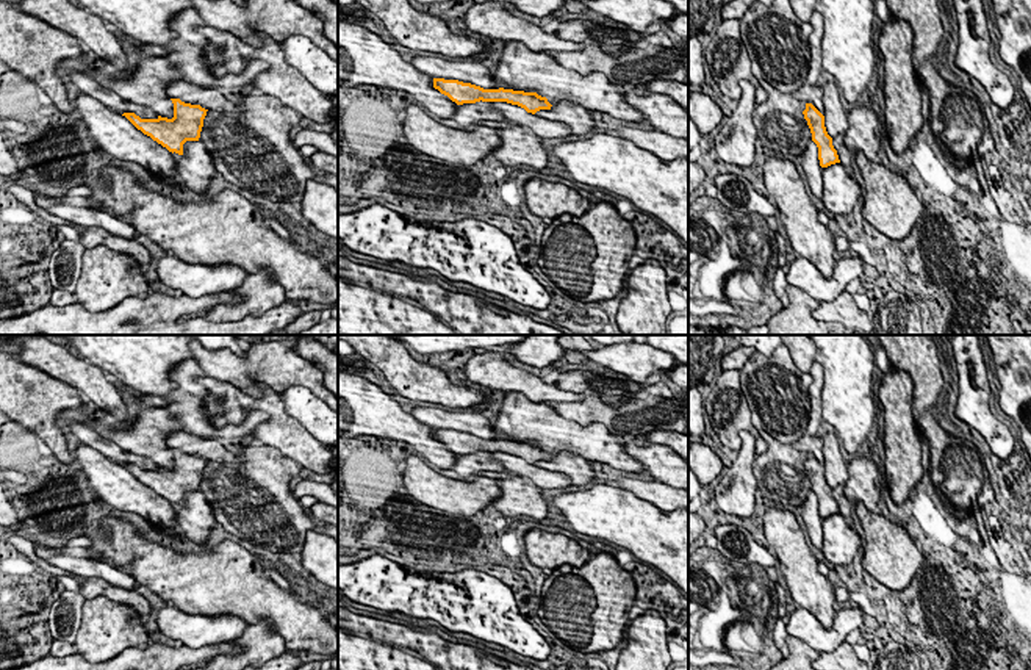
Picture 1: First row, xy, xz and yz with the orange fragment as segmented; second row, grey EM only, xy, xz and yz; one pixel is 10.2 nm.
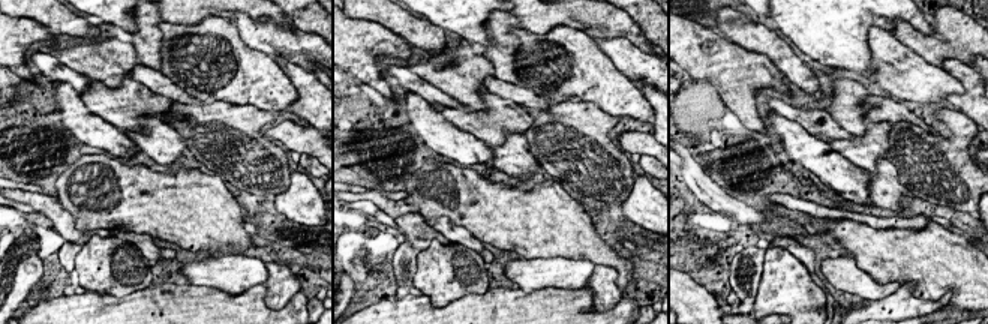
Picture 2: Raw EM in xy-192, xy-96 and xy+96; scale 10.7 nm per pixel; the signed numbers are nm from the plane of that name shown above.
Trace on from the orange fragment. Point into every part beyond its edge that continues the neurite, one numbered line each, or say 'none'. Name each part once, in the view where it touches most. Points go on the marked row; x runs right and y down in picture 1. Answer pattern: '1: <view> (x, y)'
none

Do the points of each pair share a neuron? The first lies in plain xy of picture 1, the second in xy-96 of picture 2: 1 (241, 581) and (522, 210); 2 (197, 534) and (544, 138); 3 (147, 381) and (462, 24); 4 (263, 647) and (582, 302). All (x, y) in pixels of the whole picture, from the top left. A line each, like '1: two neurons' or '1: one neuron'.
1: one neuron
2: two neurons
3: one neuron
4: two neurons

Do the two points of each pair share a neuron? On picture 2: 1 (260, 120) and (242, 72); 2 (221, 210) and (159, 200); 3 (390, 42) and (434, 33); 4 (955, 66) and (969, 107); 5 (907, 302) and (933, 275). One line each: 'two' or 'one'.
1: two
2: one
3: two
4: one
5: two

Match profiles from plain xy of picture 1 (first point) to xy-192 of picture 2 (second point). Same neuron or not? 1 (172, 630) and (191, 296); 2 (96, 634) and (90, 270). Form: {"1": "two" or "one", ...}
{"1": "two", "2": "one"}

